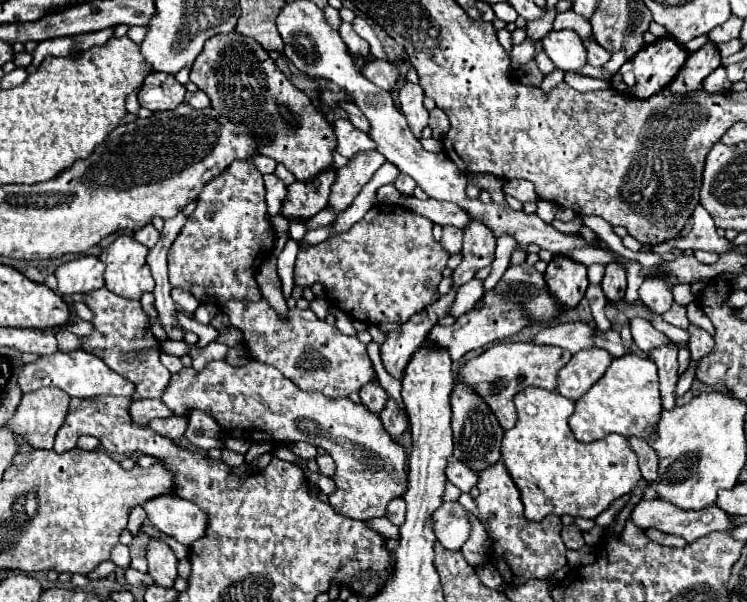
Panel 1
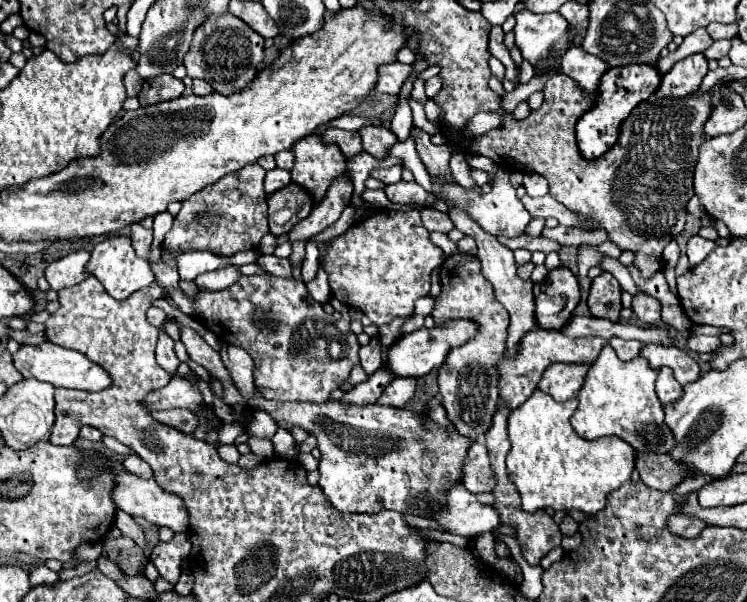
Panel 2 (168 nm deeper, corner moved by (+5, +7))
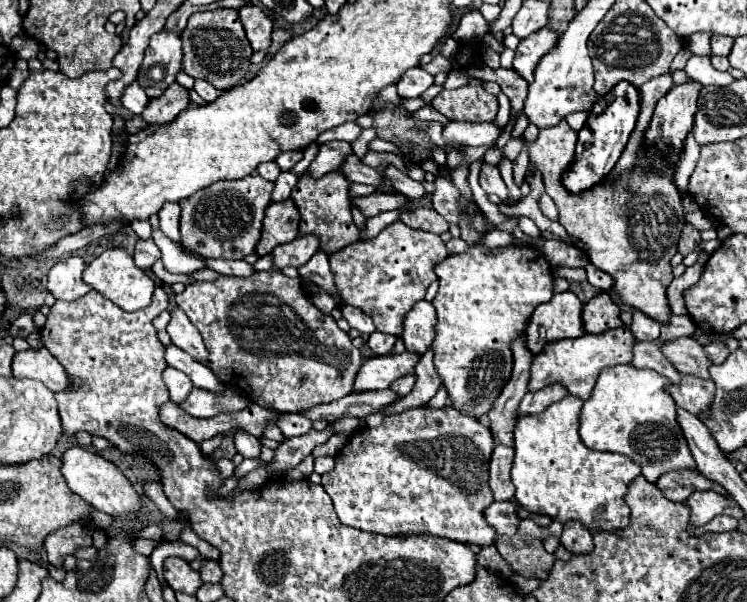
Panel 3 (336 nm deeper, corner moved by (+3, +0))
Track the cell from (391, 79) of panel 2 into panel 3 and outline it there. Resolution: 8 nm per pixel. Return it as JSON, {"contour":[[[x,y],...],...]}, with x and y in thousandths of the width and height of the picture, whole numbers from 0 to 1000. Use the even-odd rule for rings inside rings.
{"contour":[[[557,110],[557,113],[549,113],[549,116],[535,130],[535,136],[530,140],[530,146],[533,146],[533,156],[535,156],[538,163],[560,163],[560,159],[565,159],[578,140],[581,140],[581,126]]]}

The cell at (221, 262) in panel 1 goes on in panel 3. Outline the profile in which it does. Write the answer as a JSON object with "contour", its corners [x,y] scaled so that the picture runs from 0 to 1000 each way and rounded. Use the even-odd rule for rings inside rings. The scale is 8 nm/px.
{"contour":[[[337,289],[324,299],[292,299],[278,312],[260,319],[254,329],[241,332],[244,405],[273,429],[321,432],[337,422],[348,399],[353,349],[364,336],[364,316],[367,302]]]}

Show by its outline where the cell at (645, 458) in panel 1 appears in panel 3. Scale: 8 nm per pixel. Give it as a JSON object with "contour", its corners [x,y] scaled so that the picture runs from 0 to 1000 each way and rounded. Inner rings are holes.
{"contour":[[[894,784],[892,791],[886,791],[886,797],[881,797],[881,811],[892,827],[902,834],[918,831],[932,814],[956,814],[967,824],[975,821],[964,804],[950,801],[937,784]]]}

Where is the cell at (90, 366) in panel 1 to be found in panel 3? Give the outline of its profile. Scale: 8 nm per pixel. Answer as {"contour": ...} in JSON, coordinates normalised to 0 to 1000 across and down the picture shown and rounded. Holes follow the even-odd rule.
{"contour":[[[37,578],[37,581],[21,585],[16,595],[16,625],[51,631],[62,638],[70,651],[94,648],[88,615],[83,611],[83,605],[78,605],[78,598],[72,598],[72,591],[67,591],[62,578],[54,578],[54,581]]]}

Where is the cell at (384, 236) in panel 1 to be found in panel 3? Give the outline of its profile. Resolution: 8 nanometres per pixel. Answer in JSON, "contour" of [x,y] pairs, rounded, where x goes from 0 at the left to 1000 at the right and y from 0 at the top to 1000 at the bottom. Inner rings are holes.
{"contour":[[[525,369],[506,392],[479,399],[479,405],[469,405],[452,425],[442,425],[442,445],[452,488],[463,505],[493,522],[506,551],[535,558],[544,518],[568,498],[570,478],[584,465],[581,442],[597,425],[597,409],[586,389],[560,385],[538,369]]]}

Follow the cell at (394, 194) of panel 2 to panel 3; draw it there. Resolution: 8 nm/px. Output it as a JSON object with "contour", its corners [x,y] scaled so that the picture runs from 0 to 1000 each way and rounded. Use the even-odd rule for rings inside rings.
{"contour":[[[501,319],[495,326],[485,326],[485,329],[471,329],[471,339],[490,359],[498,362],[509,352],[519,352],[519,349],[530,349],[538,339],[544,339],[544,326],[538,322],[511,322],[511,319]]]}

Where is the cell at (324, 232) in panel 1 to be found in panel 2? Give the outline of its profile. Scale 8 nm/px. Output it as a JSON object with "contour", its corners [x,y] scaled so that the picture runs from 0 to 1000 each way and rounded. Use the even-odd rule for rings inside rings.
{"contour":[[[396,400],[391,404],[391,424],[388,424],[388,437],[391,444],[402,444],[404,434],[407,434],[407,410],[410,410],[410,400]]]}

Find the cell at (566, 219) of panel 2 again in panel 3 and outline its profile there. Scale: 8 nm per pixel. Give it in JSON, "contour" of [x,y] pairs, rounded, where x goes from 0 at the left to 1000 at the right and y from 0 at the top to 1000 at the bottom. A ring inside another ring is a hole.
{"contour":[[[648,272],[645,286],[643,286],[643,309],[651,316],[651,322],[667,322],[672,329],[672,336],[680,326],[680,312],[669,292],[669,282],[659,272]]]}

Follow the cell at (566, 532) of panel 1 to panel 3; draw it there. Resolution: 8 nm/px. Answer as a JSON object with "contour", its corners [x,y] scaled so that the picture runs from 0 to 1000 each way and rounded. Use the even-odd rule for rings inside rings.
{"contour":[[[760,867],[755,874],[755,884],[750,890],[750,904],[768,924],[790,920],[795,914],[793,887],[787,887],[784,877],[779,877],[774,867]]]}

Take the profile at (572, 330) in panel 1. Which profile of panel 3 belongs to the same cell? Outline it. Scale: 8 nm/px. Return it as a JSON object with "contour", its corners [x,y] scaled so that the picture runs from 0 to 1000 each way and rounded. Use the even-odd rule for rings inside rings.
{"contour":[[[908,561],[889,578],[892,595],[908,611],[910,621],[934,625],[940,631],[948,631],[948,611],[953,608],[950,595],[942,585],[942,575],[932,561]]]}

